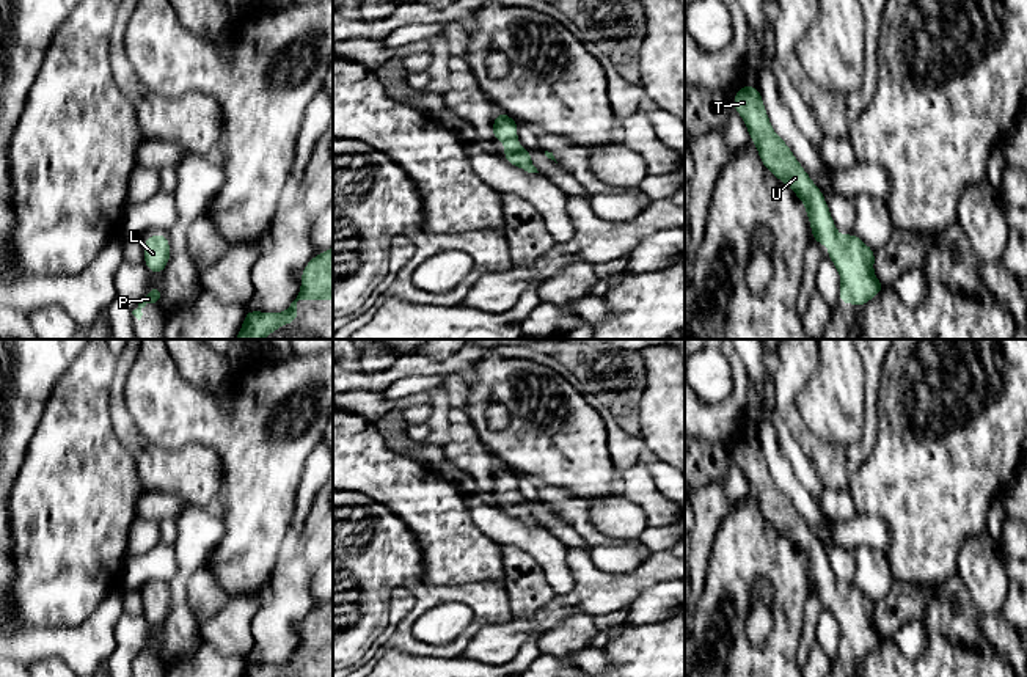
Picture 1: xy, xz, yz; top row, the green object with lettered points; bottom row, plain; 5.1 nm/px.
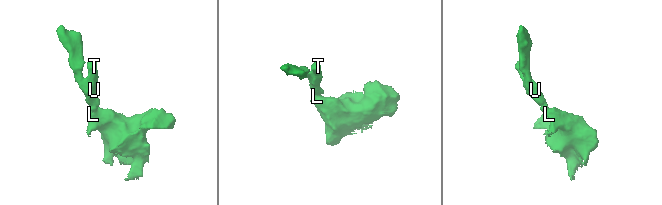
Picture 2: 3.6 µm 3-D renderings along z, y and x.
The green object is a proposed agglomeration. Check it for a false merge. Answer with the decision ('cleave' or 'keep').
keep

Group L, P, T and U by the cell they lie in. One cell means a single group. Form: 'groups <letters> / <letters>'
groups L P T U

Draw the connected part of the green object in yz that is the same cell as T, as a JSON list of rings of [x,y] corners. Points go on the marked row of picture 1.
[[[741,85],[732,104],[741,115],[751,141],[758,149],[762,163],[804,203],[813,229],[812,239],[818,245],[832,243],[826,254],[842,278],[839,303],[864,306],[886,287],[873,273],[876,251],[867,247],[854,232],[845,237],[837,232],[824,195],[807,176],[787,143],[773,130],[760,88]]]

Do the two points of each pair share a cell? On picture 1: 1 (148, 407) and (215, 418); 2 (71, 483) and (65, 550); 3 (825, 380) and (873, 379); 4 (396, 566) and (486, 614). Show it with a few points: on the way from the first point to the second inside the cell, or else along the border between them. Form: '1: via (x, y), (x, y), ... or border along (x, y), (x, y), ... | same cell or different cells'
1: via (165, 409), (198, 418) | same cell
2: via (71, 500), (68, 533) | same cell
3: border along (858, 355), (864, 374), (866, 417) | different cells
4: via (418, 586), (426, 594), (465, 594) | same cell

